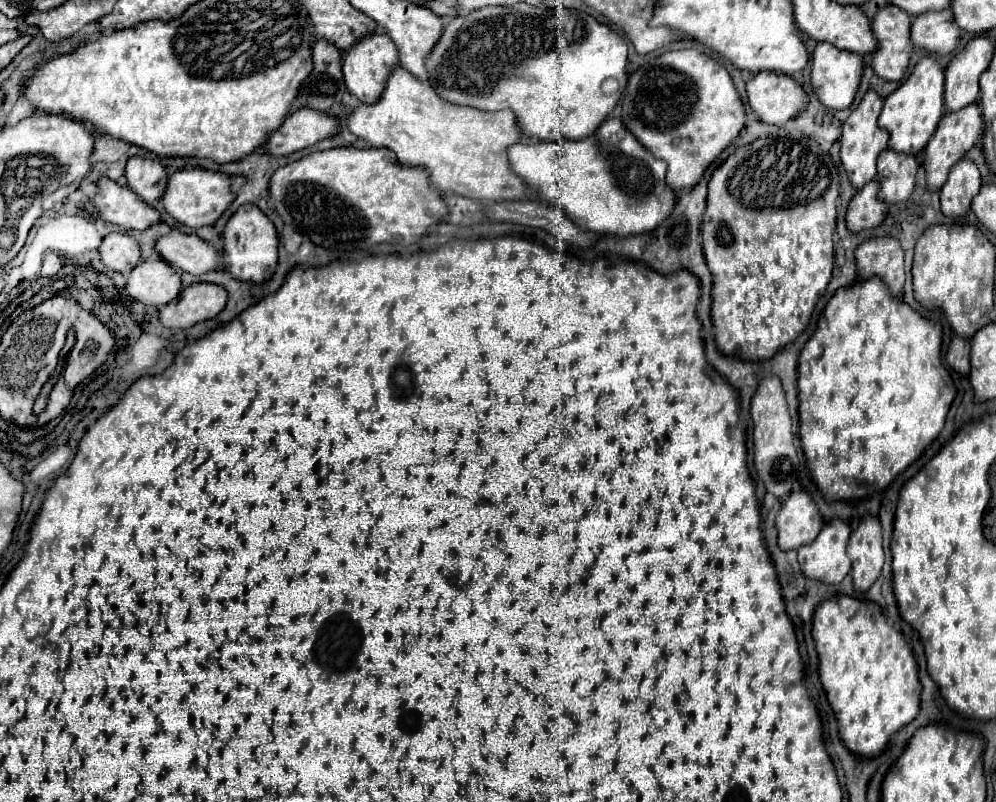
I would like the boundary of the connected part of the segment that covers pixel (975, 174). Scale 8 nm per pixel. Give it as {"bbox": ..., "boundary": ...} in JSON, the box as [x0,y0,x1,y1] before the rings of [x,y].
{"bbox":[940,157,980,217],"boundary":[[[968,157],[960,159],[948,175],[948,181],[940,189],[940,203],[942,213],[946,217],[962,217],[970,209],[970,201],[980,189],[980,171],[976,163]]]}

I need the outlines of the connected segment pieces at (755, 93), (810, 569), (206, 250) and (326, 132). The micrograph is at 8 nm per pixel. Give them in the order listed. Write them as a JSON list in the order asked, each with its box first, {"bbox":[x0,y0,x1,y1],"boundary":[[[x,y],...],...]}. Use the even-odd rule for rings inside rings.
[{"bbox":[746,73,808,125],"boundary":[[[756,73],[746,83],[746,93],[756,117],[768,125],[784,125],[808,101],[804,89],[782,73]]]},{"bbox":[798,519,852,583],"boundary":[[[842,519],[826,521],[820,535],[810,545],[804,545],[798,549],[798,563],[802,567],[802,573],[814,579],[822,579],[826,583],[840,583],[848,575],[852,565],[846,553],[848,539],[850,539],[850,525],[846,521]]]},{"bbox":[154,229,218,275],"boundary":[[[172,229],[168,235],[156,239],[154,249],[176,271],[200,275],[204,271],[216,269],[218,265],[218,251],[194,233],[182,233],[178,229]]]},{"bbox":[266,109,338,157],"boundary":[[[298,109],[294,115],[286,117],[276,131],[268,135],[266,153],[272,157],[290,155],[334,135],[336,129],[338,123],[334,117],[324,115],[322,111]]]}]

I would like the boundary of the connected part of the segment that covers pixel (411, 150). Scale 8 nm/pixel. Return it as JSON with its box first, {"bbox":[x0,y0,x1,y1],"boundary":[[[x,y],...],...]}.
{"bbox":[348,67,528,201],"boundary":[[[394,67],[386,79],[384,91],[374,105],[360,103],[348,113],[348,129],[366,141],[368,147],[392,149],[400,163],[426,167],[432,187],[444,193],[456,193],[474,201],[508,201],[528,199],[524,183],[508,171],[504,147],[516,143],[522,135],[510,111],[480,111],[472,107],[450,105],[436,91],[408,75],[402,67]]]}

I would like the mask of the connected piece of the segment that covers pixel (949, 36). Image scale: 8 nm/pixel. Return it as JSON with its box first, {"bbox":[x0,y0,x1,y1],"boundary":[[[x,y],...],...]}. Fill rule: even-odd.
{"bbox":[910,9,962,55],"boundary":[[[948,9],[928,11],[914,19],[910,41],[914,47],[946,55],[956,49],[962,31],[956,27]]]}

